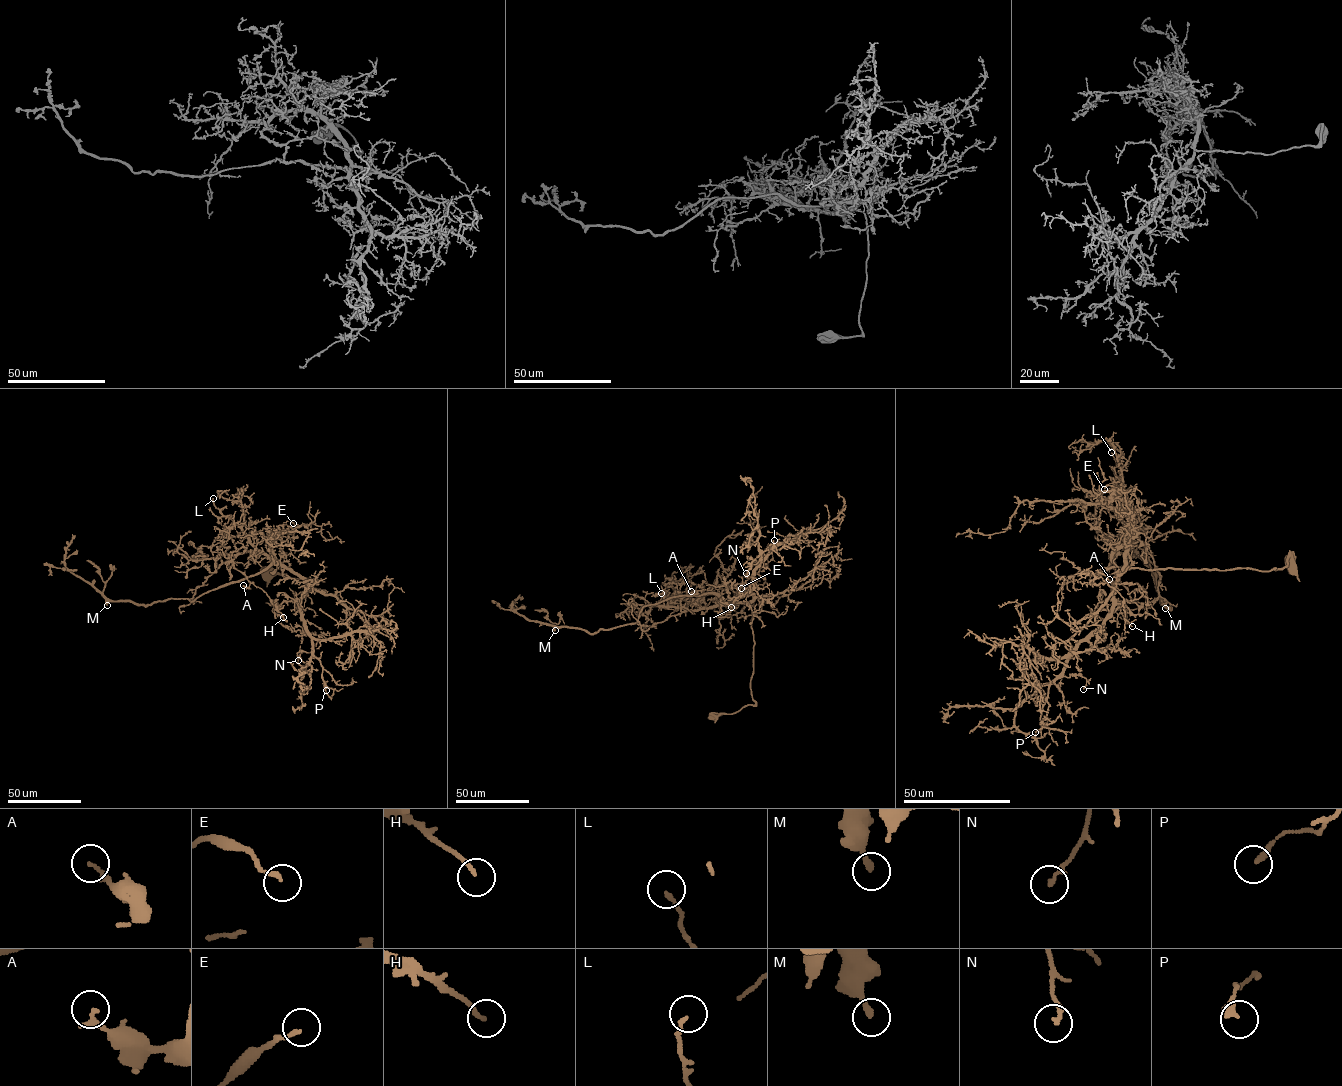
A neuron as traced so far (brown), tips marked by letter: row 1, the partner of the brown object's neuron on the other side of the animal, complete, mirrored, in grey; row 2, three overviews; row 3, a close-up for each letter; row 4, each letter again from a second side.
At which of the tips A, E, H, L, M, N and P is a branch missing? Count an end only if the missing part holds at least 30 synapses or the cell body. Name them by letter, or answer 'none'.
none

